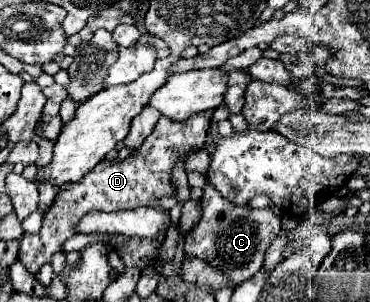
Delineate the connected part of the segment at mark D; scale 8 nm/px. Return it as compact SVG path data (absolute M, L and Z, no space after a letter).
M204 111L204 113L196 113L192 117L188 117L186 121L170 121L168 117L160 117L154 131L146 137L146 141L140 145L140 149L136 149L136 153L132 153L130 157L126 157L124 161L120 159L104 159L100 161L100 165L96 165L80 183L76 185L64 185L58 193L56 193L56 199L52 203L52 207L44 213L42 217L42 227L36 235L24 235L22 241L20 241L20 253L18 253L18 261L30 269L30 271L36 271L40 269L46 261L52 259L52 255L56 251L60 251L60 245L70 237L74 235L74 225L80 217L84 217L84 213L90 213L90 211L99 212L114 212L118 210L130 210L136 209L136 207L156 207L158 209L158 197L162 195L174 195L174 185L172 185L172 169L178 161L178 157L182 153L192 153L196 149L202 149L204 147L204 141L206 141L206 131L210 127L210 119L212 119L212 113L214 111Z

